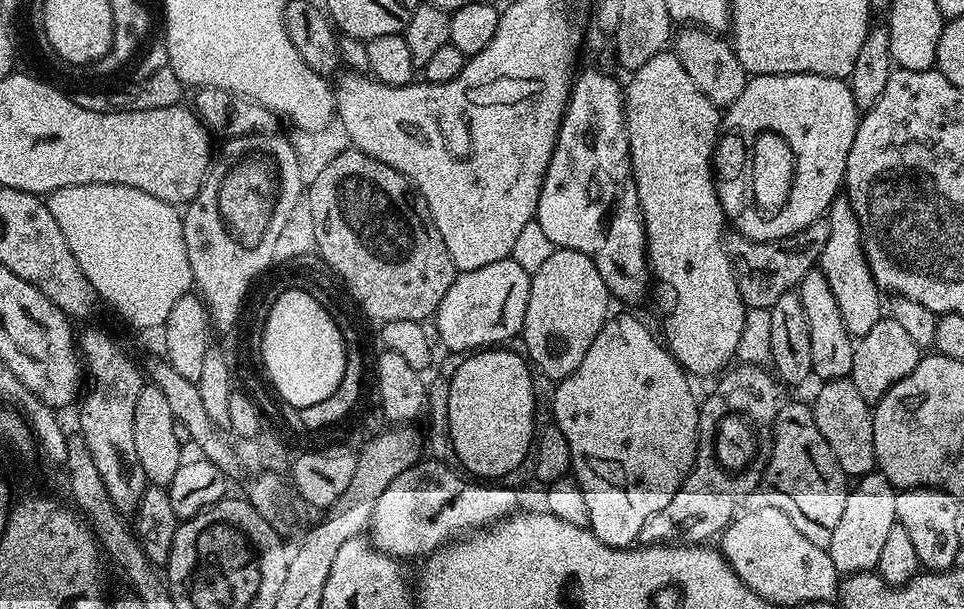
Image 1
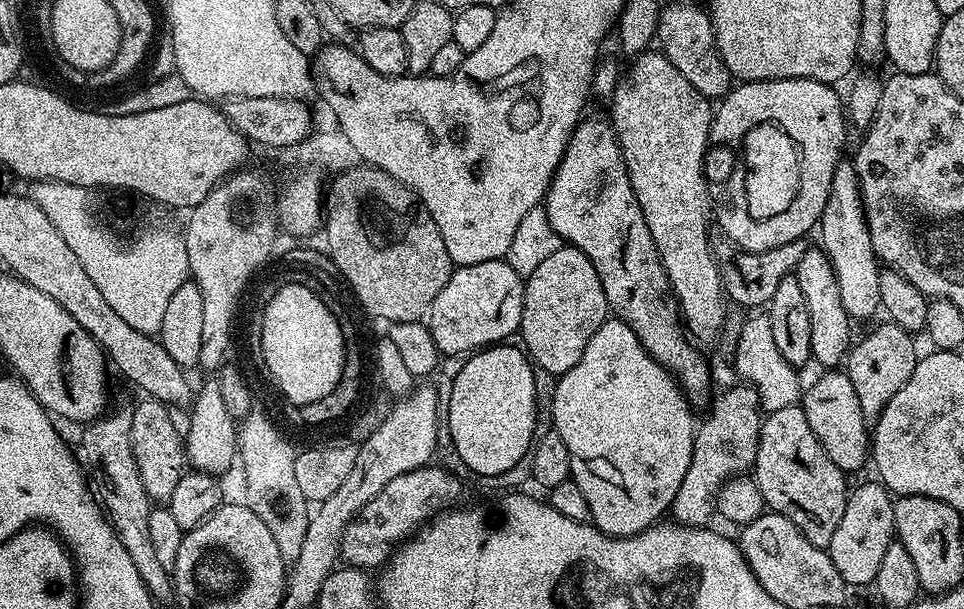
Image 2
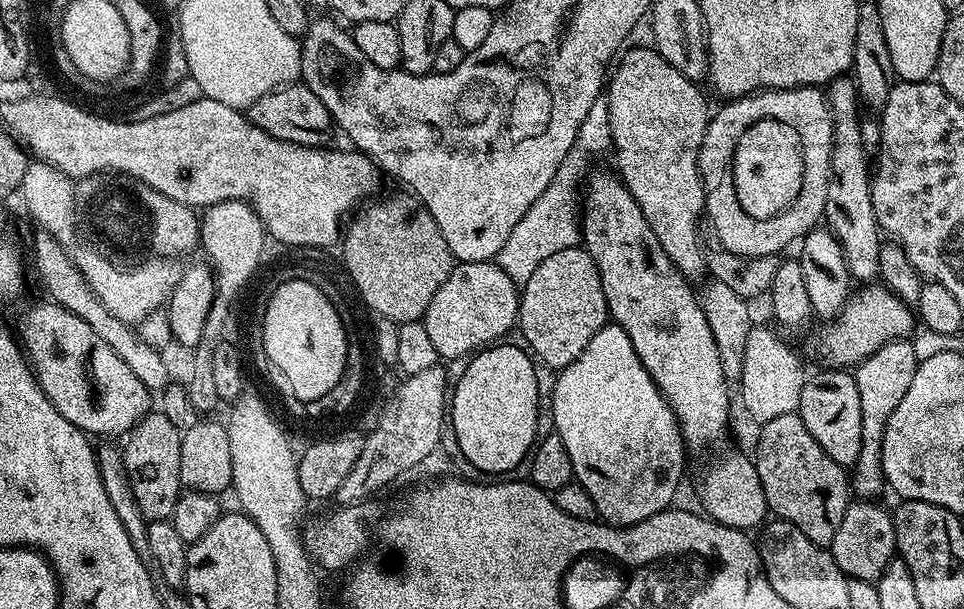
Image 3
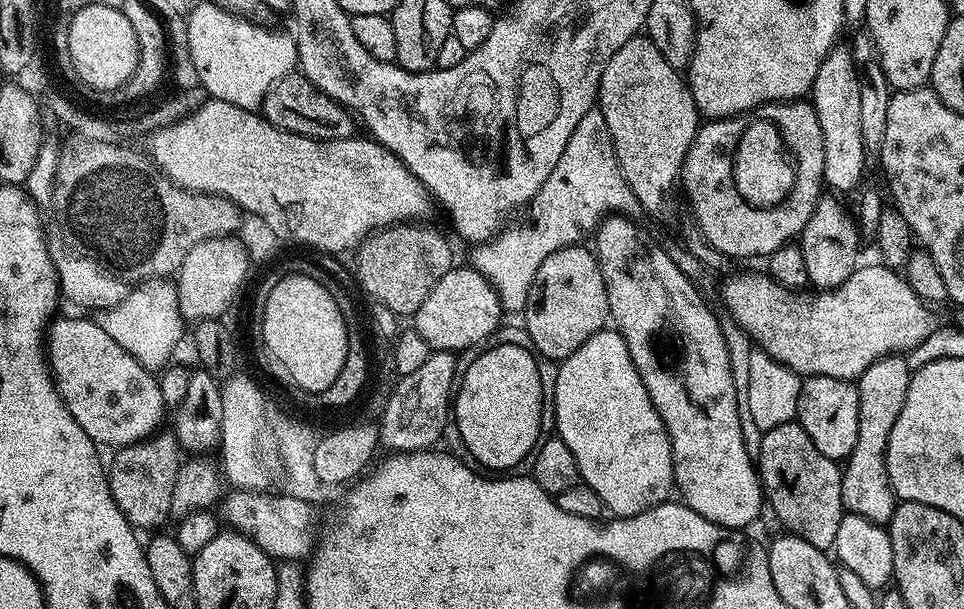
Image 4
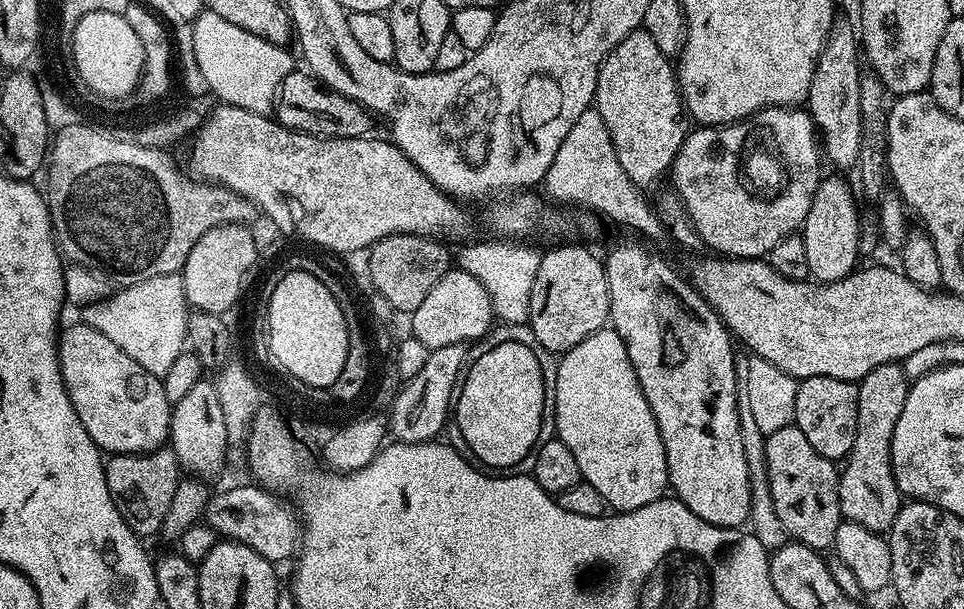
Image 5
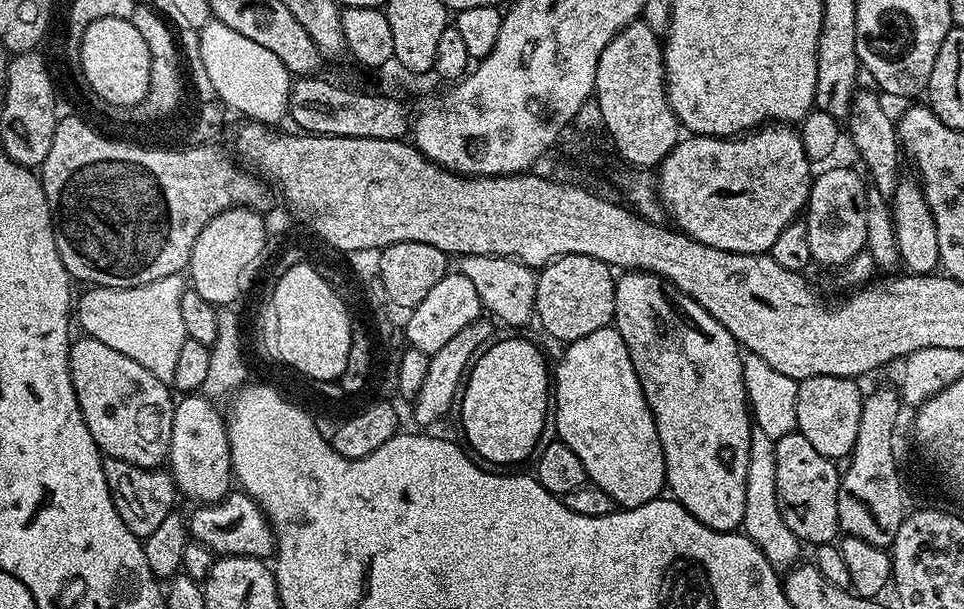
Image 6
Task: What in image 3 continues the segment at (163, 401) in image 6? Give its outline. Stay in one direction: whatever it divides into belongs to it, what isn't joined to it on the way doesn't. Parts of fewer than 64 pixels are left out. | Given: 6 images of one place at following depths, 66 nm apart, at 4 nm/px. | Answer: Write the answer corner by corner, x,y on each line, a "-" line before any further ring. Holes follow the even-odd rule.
45,302
45,304
32,304
20,316
20,332
18,328
18,339
26,353
26,359
32,365
32,372
39,382
41,390
50,398
54,410
62,414
74,426
78,426
82,431
96,436
120,436
132,431
132,427
139,420
142,420
150,410
148,396
150,389
147,388
138,378
138,374
133,374
130,366
78,318
78,314
70,314
61,304

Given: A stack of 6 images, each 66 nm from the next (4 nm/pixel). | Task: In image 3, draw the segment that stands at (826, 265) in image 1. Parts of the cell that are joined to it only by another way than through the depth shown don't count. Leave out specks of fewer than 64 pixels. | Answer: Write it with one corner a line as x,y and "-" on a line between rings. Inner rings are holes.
835,78
826,86
828,109
832,111
832,153
830,154
830,178
826,186
826,206
823,223
829,232
836,236
842,246
848,263
848,274
853,281
872,282
877,279
879,270
879,250
882,245
882,233
876,225
876,215
872,205
872,181
870,179
870,156
864,152
860,135
861,114
856,111
862,108
862,101
856,91
856,82
852,78

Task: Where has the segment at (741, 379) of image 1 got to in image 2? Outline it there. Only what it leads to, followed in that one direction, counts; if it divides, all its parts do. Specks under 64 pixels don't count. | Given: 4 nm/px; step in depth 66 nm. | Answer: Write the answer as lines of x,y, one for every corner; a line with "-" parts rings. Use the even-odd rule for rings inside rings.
737,382
733,388
720,392
712,404
712,413
705,418
704,424
696,428
696,437
692,443
692,461
690,470
678,490
670,509
675,523
704,526
714,516
716,494
721,484
731,480
736,474
732,468
740,468
748,452
755,452
756,442
760,439
762,423
759,392
747,382

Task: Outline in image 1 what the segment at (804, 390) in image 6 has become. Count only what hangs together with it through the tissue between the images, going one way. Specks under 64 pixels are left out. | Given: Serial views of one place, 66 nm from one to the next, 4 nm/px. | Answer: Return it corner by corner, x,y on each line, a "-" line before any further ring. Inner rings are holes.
848,378
830,380
819,386
821,388
816,392
816,401
811,401
810,407
822,438
826,438
826,446
830,446
845,476
849,478
867,476
877,467
870,402
862,398
862,394
858,394
858,390

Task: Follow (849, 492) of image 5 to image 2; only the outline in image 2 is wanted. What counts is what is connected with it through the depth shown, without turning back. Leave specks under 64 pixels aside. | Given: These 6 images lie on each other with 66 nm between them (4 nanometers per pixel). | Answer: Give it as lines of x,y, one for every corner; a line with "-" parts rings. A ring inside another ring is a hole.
884,322
873,332
857,339
851,345
846,357
846,371
850,378
850,386
854,386
854,394
858,394
858,406
862,406
864,419
875,422
882,410
906,382
910,382
910,374
914,374
914,366
918,359
913,333
900,328
891,322

